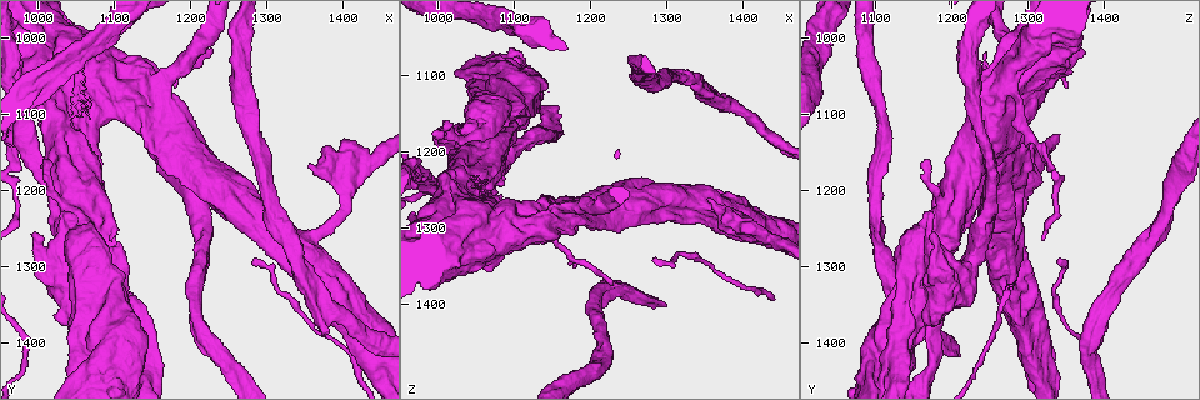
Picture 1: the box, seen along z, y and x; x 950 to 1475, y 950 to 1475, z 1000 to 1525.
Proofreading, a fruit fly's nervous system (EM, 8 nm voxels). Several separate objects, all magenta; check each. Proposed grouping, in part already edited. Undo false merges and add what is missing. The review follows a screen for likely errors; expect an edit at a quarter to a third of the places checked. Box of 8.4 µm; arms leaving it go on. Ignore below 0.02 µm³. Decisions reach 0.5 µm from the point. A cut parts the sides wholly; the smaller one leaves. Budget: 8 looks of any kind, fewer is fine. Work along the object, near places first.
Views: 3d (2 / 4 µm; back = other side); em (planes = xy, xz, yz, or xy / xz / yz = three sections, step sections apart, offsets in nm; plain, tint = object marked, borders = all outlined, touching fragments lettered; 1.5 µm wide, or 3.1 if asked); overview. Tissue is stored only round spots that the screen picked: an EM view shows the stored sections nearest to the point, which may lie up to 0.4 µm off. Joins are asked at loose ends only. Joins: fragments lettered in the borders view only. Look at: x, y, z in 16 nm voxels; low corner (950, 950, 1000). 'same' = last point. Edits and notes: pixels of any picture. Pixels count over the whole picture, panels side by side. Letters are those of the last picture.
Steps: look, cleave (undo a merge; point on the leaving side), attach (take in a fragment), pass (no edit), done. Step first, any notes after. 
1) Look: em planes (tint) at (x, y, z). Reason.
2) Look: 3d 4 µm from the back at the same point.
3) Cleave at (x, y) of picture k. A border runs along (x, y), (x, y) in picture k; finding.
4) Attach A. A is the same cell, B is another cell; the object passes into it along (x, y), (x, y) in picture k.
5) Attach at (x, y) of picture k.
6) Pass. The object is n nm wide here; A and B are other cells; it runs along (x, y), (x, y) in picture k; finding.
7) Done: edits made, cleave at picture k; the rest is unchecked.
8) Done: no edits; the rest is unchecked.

Look: em xy step 4 (tint) at (1375, 1390, 1130). An open end.

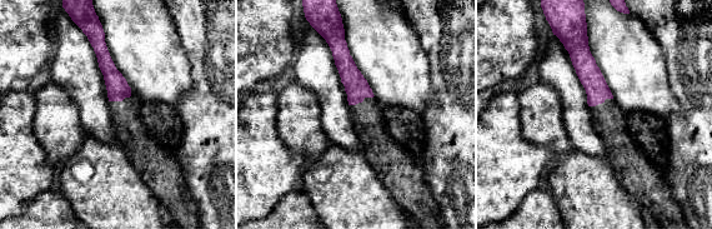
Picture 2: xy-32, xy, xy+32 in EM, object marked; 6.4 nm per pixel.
Look: em planes (tint) at the same point. Another direction.

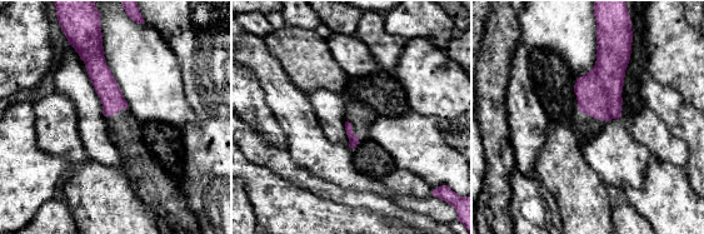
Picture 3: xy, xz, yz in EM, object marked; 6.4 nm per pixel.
Look: em planes (borders) at the same point. What lies round it.

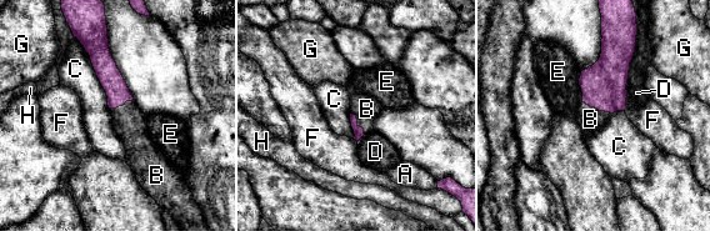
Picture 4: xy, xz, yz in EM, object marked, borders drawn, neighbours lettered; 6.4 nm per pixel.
Attach B. The longest contact is with C, 500 nm; B is the same cell, A, C, D, E, F, G and H are other cells; it goes on there.

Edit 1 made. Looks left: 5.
Look: em xz step 8 (borders) at (1105, 1270, 1165). Closes a loop.

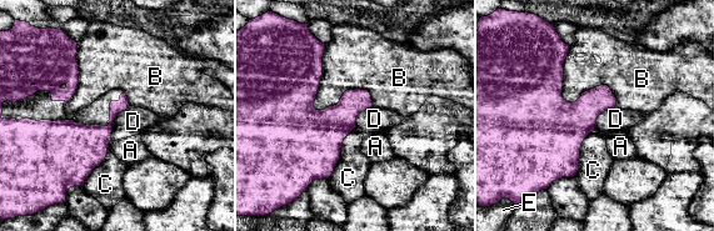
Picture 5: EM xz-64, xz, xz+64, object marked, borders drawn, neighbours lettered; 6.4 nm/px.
Pass. The object is 80 nm wide here; A, B, C, D and E are other cells; a border runs along (128, 108), (115, 117), (110, 139) in picture 5; continuous, no second neuron.

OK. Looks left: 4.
Look: 3d 2 µm at (1355, 1165, 1265). Free end.

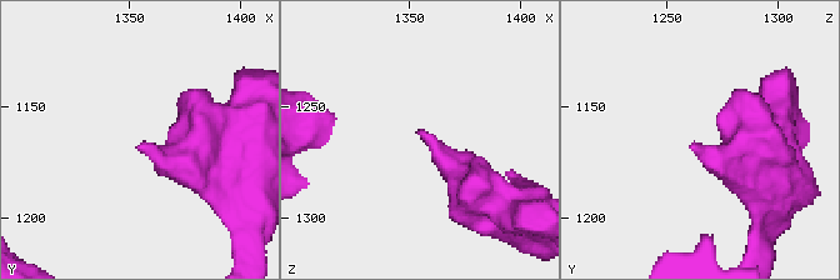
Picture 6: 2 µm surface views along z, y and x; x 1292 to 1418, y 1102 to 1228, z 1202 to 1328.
Look: em yz step 8 (tint) at (1353, 1167, 1263).

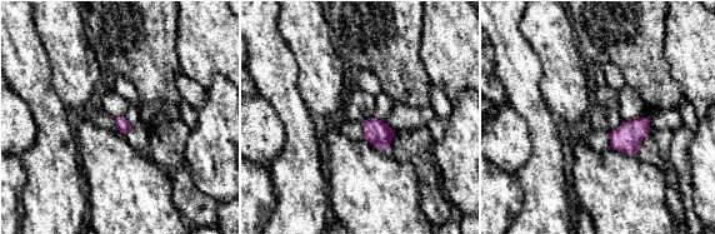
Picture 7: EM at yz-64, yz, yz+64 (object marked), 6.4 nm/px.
Look: em planes (borders) at the same point. Cut it another way.

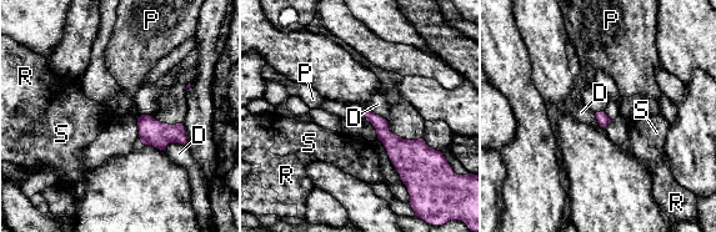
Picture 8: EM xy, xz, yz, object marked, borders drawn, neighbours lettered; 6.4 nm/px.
Pass. D, P, R and S are other cells; a border runs along (185, 146), (169, 144), (164, 151) in picture 8; no lettered fragment goes on from it.

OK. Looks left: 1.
Done: edits made, attach at picture 4; the rest is unchecked.

